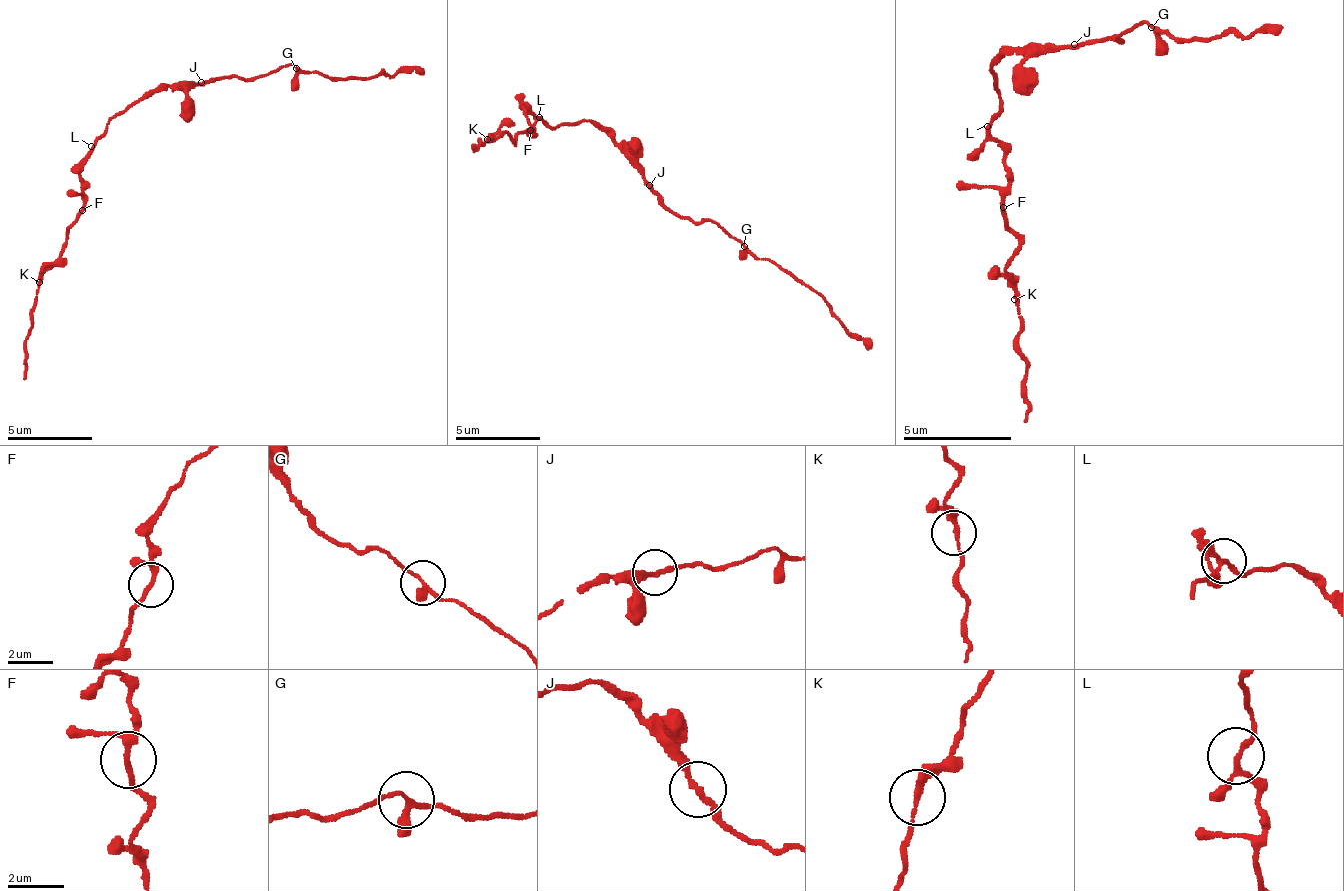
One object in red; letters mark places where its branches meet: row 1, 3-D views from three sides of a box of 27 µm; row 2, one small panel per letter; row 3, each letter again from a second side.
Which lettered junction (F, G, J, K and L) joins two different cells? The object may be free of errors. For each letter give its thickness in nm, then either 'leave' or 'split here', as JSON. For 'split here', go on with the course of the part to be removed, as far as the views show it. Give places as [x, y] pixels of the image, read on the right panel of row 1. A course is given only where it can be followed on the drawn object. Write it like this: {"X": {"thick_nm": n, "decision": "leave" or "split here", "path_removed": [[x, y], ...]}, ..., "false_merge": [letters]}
{"F": {"thick_nm": 190, "decision": "leave"}, "G": {"thick_nm": 180, "decision": "leave"}, "J": {"thick_nm": 190, "decision": "leave"}, "K": {"thick_nm": 240, "decision": "leave"}, "L": {"thick_nm": 160, "decision": "leave"}, "false_merge": []}

